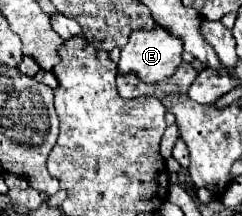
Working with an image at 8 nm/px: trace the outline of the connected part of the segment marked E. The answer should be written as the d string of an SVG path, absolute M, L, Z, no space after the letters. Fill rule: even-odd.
M159 25L151 31L133 31L129 35L129 43L121 49L119 73L125 75L133 71L145 83L163 81L163 79L169 79L181 65L181 53L183 53L183 41L177 35L171 35L169 31L163 31L163 27Z

